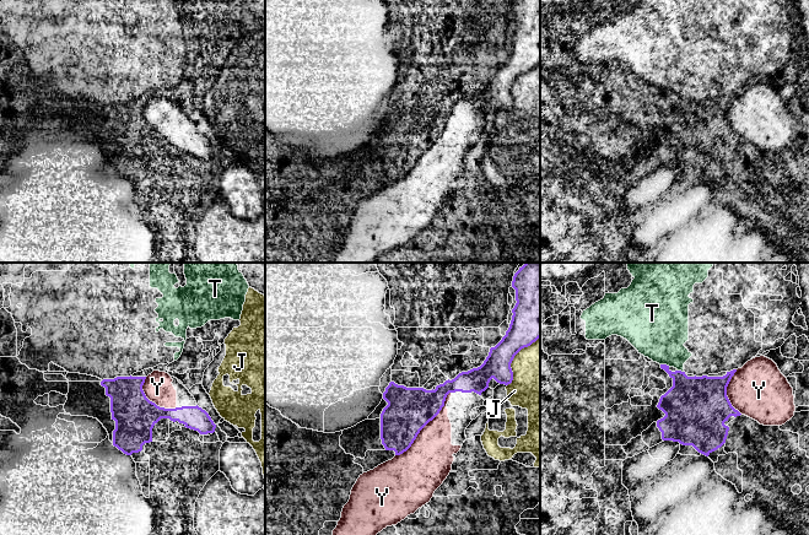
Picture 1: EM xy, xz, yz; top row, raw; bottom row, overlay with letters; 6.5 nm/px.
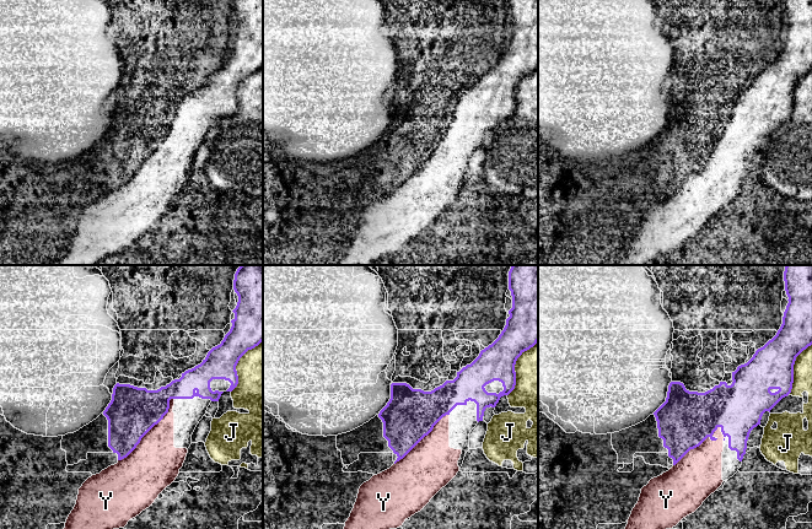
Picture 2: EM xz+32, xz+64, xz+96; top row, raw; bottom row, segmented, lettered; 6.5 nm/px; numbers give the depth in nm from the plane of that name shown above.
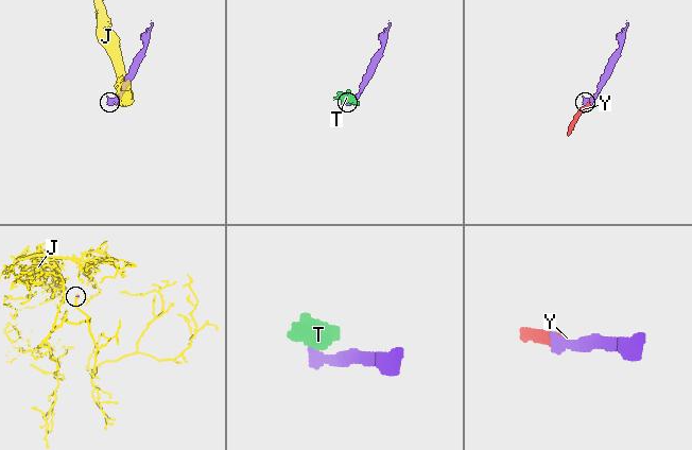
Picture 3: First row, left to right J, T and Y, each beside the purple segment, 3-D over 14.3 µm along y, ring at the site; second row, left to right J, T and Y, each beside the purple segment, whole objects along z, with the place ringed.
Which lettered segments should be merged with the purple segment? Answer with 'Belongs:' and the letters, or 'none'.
Belongs: Y

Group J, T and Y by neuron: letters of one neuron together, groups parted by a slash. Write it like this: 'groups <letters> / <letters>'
groups J / T / Y

